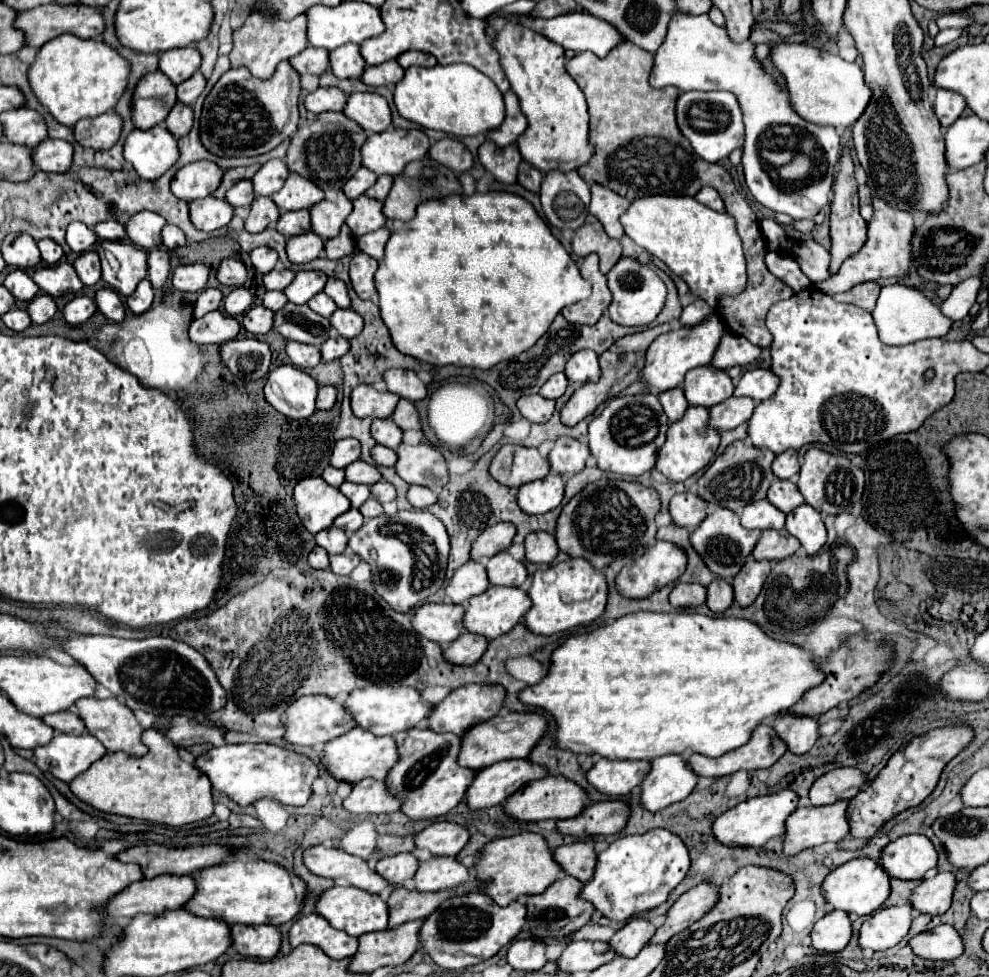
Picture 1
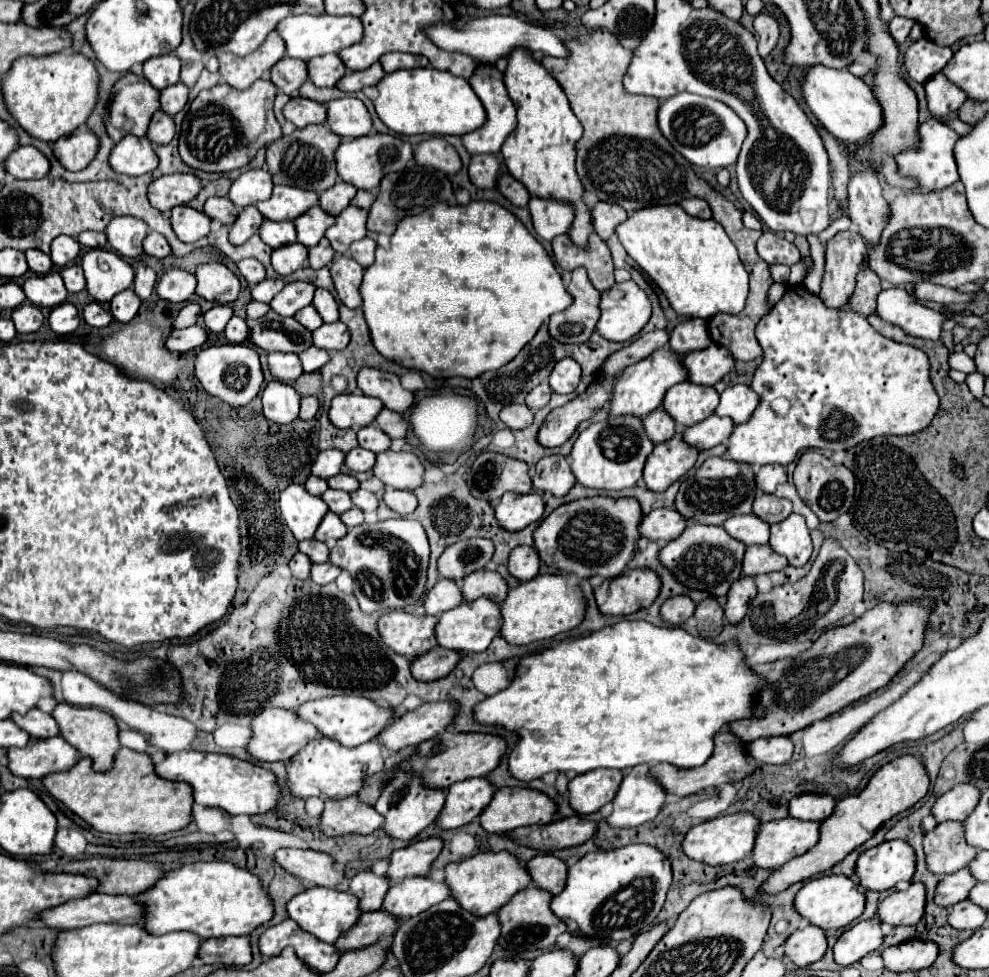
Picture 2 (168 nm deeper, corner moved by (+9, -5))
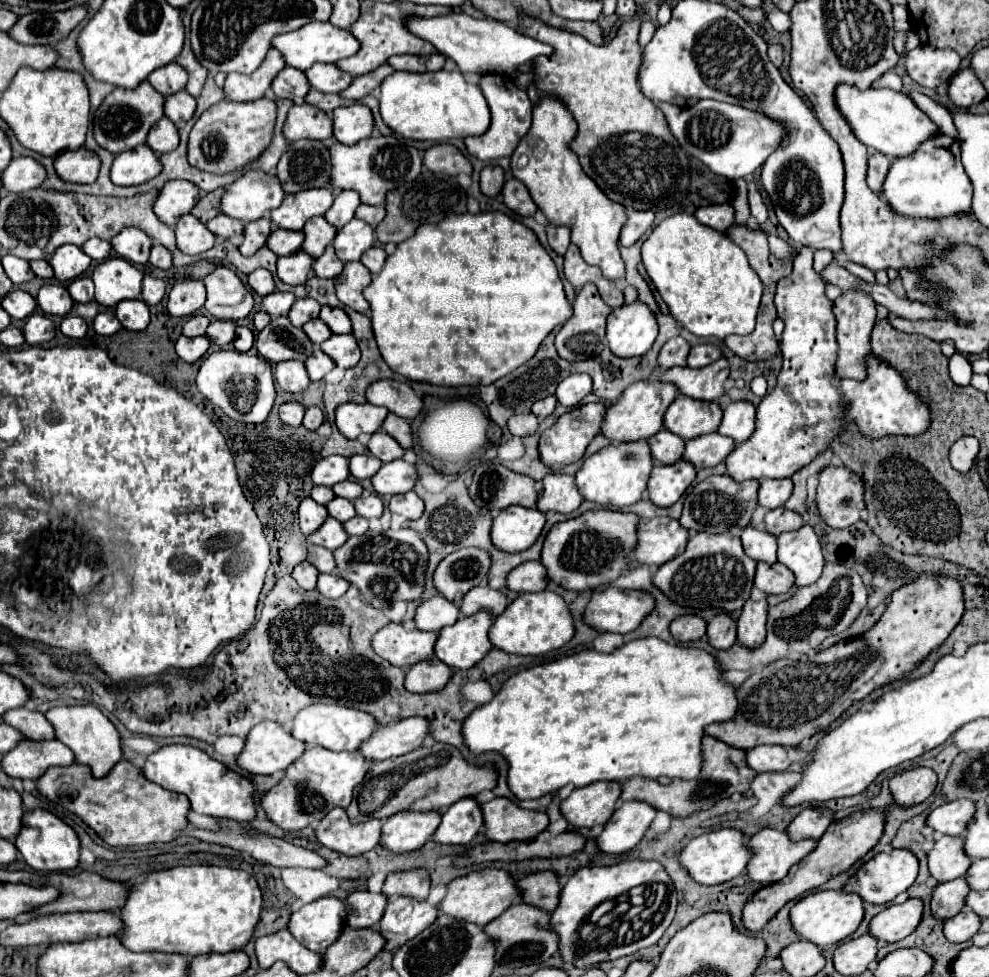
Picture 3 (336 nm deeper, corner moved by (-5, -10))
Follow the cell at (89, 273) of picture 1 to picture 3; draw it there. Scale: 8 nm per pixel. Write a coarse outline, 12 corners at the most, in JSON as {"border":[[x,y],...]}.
{"border":[[88,276],[68,284],[68,292],[76,302],[94,298],[94,284]]}

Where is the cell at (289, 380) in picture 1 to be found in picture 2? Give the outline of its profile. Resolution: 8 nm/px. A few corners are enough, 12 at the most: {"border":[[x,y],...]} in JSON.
{"border":[[272,381],[262,393],[264,417],[292,423],[300,395]]}

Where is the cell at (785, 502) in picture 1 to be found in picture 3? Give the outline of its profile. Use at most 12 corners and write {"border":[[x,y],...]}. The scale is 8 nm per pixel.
{"border":[[788,508],[768,510],[766,532],[778,536],[798,530],[804,520]]}

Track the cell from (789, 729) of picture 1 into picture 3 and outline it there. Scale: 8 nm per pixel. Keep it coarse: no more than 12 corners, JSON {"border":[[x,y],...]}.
{"border":[[756,746],[746,762],[756,772],[782,772],[792,764],[784,746]]}

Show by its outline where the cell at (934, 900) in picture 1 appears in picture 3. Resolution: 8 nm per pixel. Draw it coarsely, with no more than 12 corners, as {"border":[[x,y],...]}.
{"border":[[908,898],[870,922],[878,940],[898,942],[922,920],[924,902]]}

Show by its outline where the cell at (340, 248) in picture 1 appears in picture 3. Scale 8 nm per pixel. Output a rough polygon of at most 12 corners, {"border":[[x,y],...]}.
{"border":[[332,246],[314,262],[320,278],[336,278],[344,268]]}

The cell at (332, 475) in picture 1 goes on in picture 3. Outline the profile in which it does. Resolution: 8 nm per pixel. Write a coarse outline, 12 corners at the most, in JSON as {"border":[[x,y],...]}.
{"border":[[314,486],[310,496],[318,504],[328,504],[334,498],[332,488]]}

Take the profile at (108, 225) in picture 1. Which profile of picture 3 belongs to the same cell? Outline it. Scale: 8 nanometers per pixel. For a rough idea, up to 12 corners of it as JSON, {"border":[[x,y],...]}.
{"border":[[90,238],[82,250],[92,260],[106,260],[110,242]]}

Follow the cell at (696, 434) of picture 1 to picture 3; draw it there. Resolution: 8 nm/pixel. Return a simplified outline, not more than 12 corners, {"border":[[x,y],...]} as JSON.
{"border":[[680,458],[656,464],[650,500],[672,506],[694,482],[696,468]]}

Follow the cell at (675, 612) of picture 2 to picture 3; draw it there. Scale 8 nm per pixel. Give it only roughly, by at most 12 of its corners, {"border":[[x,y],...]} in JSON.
{"border":[[682,614],[670,624],[680,642],[706,634],[706,620],[698,614]]}

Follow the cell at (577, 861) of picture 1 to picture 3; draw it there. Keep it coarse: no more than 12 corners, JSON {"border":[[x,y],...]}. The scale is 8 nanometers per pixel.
{"border":[[554,870],[530,874],[518,886],[524,902],[552,912],[562,884]]}

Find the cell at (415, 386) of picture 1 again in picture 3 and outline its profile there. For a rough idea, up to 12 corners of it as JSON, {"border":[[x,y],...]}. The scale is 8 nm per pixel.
{"border":[[372,382],[370,404],[384,406],[406,420],[424,406],[406,382]]}

